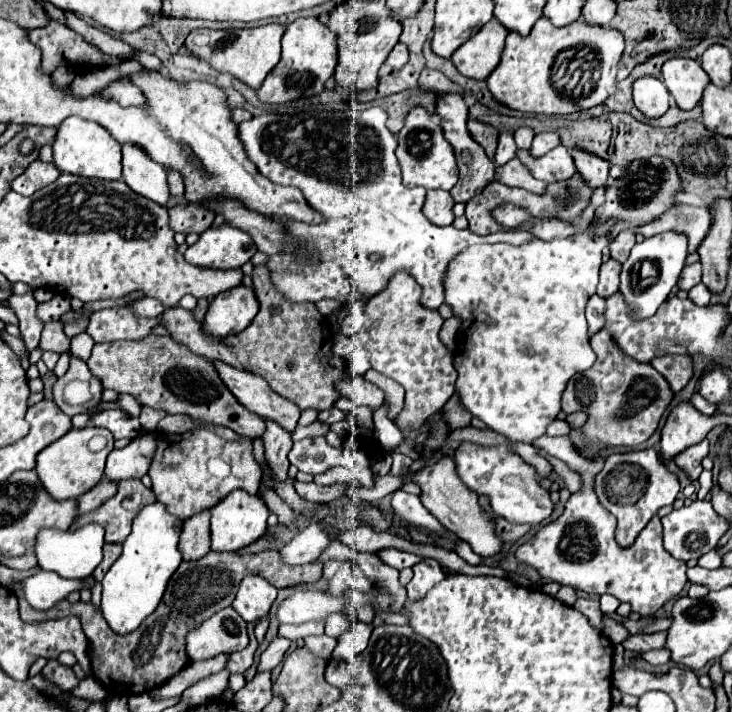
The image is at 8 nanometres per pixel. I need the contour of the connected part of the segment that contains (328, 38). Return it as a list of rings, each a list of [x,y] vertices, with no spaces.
[[[299,18],[287,26],[287,32],[281,40],[283,54],[279,64],[269,72],[263,86],[257,90],[259,100],[281,104],[297,98],[309,98],[323,92],[325,82],[333,76],[337,66],[337,38],[335,34],[321,24],[317,18]]]

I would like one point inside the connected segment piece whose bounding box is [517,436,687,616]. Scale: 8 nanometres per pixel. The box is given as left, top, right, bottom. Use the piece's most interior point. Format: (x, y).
(578, 549)

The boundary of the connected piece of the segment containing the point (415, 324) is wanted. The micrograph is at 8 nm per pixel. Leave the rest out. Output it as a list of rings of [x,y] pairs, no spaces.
[[[397,272],[383,292],[365,302],[363,314],[367,320],[357,334],[369,352],[371,366],[405,388],[405,408],[397,418],[397,426],[407,430],[419,428],[427,418],[437,414],[447,404],[447,400],[453,396],[457,378],[451,354],[439,342],[443,318],[437,314],[437,310],[423,308],[419,304],[419,296],[421,288],[417,282],[409,274]]]

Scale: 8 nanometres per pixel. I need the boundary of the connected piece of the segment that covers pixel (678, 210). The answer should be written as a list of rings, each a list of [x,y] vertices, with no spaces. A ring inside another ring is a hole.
[[[675,204],[671,206],[671,210],[667,210],[667,214],[661,214],[659,218],[655,218],[655,222],[647,222],[647,226],[639,226],[639,230],[633,232],[651,238],[667,230],[677,230],[681,234],[687,234],[689,254],[693,254],[707,236],[709,228],[711,228],[711,212],[707,206]]]

